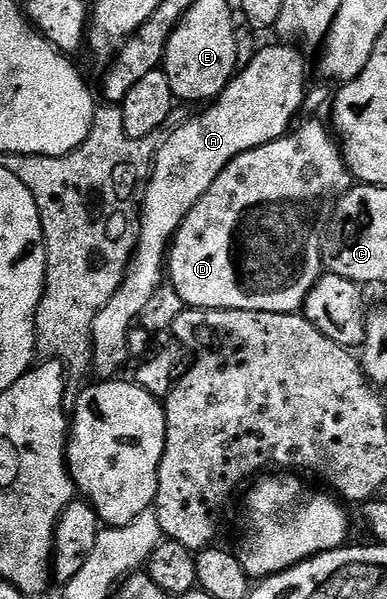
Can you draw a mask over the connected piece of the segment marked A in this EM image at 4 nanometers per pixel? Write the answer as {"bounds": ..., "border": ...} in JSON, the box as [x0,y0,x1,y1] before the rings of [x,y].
{"bounds":[91,42,306,381],"border":[[[276,42],[280,44],[272,44],[269,48],[264,48],[252,61],[249,62],[248,68],[241,67],[237,71],[236,75],[232,77],[232,80],[227,86],[222,90],[222,94],[217,96],[215,100],[211,101],[207,105],[208,108],[205,110],[201,116],[196,116],[193,120],[188,120],[185,124],[180,124],[172,133],[167,137],[163,137],[160,148],[156,151],[156,163],[152,165],[152,174],[150,179],[147,181],[146,187],[142,192],[142,211],[140,214],[140,241],[136,243],[136,254],[132,258],[132,263],[128,266],[128,275],[124,278],[123,286],[116,291],[114,298],[110,298],[110,302],[106,302],[106,306],[98,314],[98,318],[94,318],[94,326],[92,328],[92,366],[91,371],[93,373],[97,372],[99,379],[101,381],[111,380],[113,378],[119,377],[120,372],[124,368],[124,363],[130,360],[129,345],[130,338],[128,335],[132,332],[132,323],[139,321],[141,317],[145,315],[153,307],[154,302],[152,299],[156,296],[156,291],[160,288],[160,283],[165,283],[166,280],[166,261],[170,255],[170,249],[172,247],[172,242],[176,238],[176,231],[182,226],[182,222],[190,214],[190,210],[194,210],[194,206],[202,198],[202,194],[206,194],[206,190],[210,190],[210,186],[214,186],[214,180],[218,178],[226,166],[230,166],[230,162],[234,162],[234,158],[238,158],[242,154],[246,154],[250,150],[254,150],[258,146],[266,146],[270,142],[275,140],[280,140],[283,136],[288,135],[290,129],[293,127],[292,119],[295,118],[299,112],[302,112],[304,108],[304,98],[306,95],[306,87],[304,88],[304,56],[299,52],[301,49],[299,47],[293,46],[288,42]]]}

